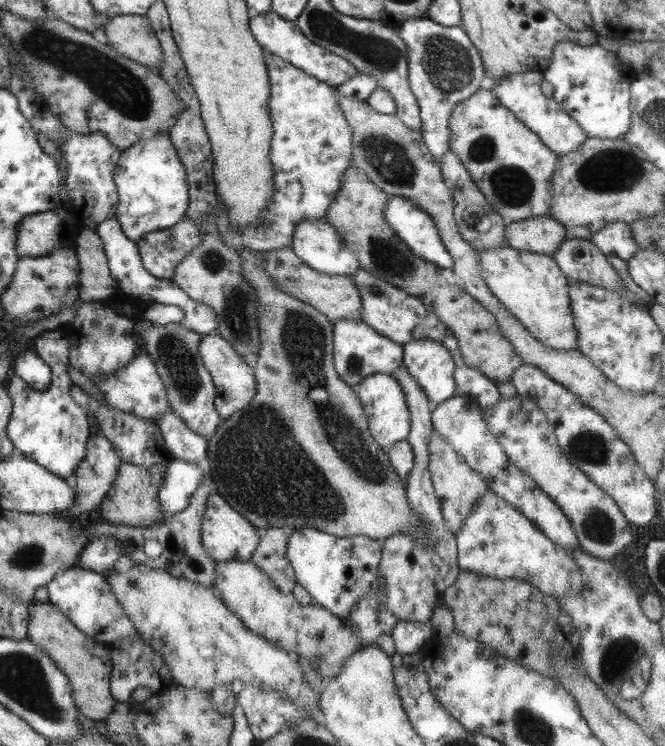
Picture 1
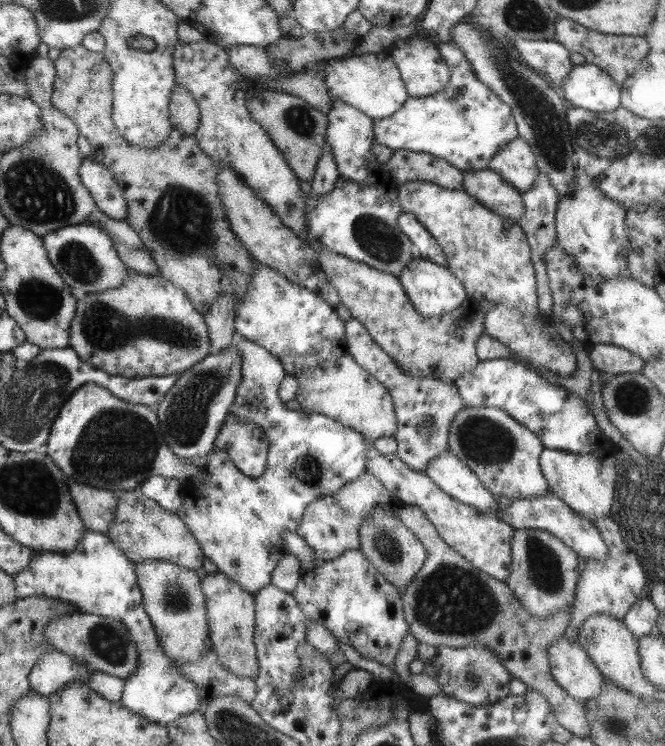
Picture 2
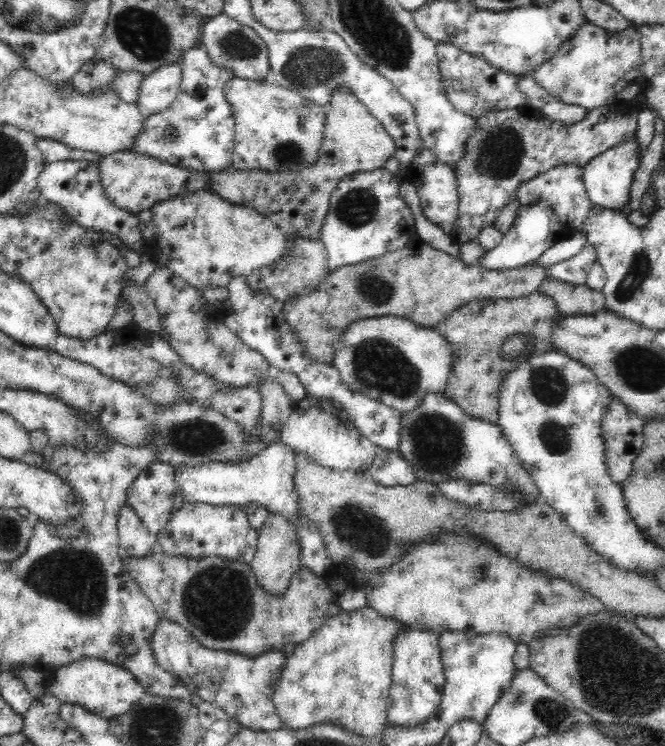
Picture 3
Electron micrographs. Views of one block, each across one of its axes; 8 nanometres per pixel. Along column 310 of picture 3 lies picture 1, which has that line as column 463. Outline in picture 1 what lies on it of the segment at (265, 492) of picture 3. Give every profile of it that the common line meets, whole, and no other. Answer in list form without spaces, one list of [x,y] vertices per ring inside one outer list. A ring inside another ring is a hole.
[[[489,490],[474,502],[455,538],[458,568],[465,572],[525,581],[552,598],[579,592],[586,585],[584,572],[567,548],[553,544],[529,519]]]

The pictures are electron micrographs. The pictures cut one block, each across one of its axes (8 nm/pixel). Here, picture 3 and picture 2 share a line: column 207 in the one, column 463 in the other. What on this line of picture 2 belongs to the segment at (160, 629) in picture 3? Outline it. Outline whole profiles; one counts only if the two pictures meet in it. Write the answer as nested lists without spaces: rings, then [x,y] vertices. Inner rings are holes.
[[[419,643],[416,658],[423,663],[422,677],[435,679],[445,696],[452,697],[459,702],[480,707],[497,703],[509,695],[510,675],[500,664],[499,658],[484,646],[447,648]]]

